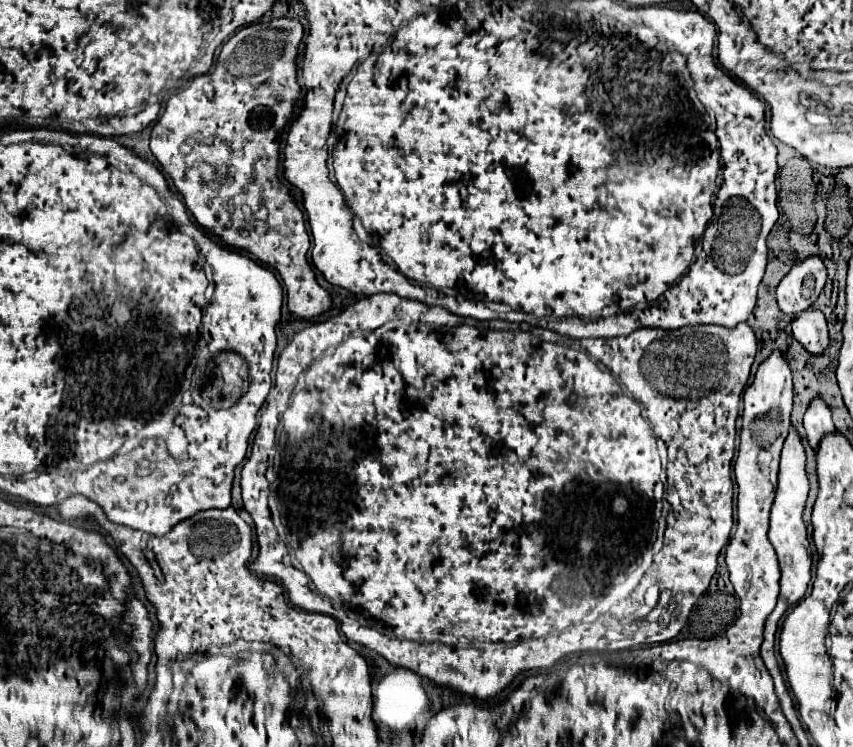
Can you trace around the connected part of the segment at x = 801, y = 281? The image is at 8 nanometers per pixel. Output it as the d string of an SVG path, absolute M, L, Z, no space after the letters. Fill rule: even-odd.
M819 255L797 263L777 287L777 303L783 313L799 313L813 305L827 281L827 267Z

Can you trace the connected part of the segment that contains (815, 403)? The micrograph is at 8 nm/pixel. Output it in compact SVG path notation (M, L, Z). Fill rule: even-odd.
M815 397L807 411L805 411L805 419L803 419L803 425L805 425L805 431L807 431L807 439L809 443L813 445L813 449L817 449L819 445L819 439L831 431L835 431L835 425L831 421L831 409L829 405L821 399L821 397Z

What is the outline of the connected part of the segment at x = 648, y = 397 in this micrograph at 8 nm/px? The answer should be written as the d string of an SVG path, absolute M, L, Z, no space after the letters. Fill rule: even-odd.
M371 295L371 297L365 297L365 299L360 299L360 300L358 300L358 301L357 301L357 303L353 303L353 305L349 305L349 307L347 307L347 309L345 309L345 311L343 311L343 313L339 313L339 315L337 315L337 317L333 317L333 319L327 319L327 321L321 321L321 323L315 323L315 325L311 325L311 327L307 327L307 329L303 329L303 331L299 331L299 333L297 333L297 335L295 335L295 337L293 337L293 341L291 341L291 343L289 343L289 345L287 345L287 347L285 347L285 349L283 349L283 353L281 353L281 357L279 357L279 365L277 365L277 373L275 373L275 385L273 385L273 389L271 389L271 393L269 393L269 397L267 397L267 401L265 401L265 405L263 405L263 407L261 407L261 411L259 411L259 415L257 415L257 431L255 431L255 437L253 437L253 449L251 449L251 457L249 457L249 459L247 459L247 461L245 461L245 465L243 465L243 471L241 471L241 477L243 477L243 479L241 479L241 481L243 481L243 485L241 485L241 487L243 487L243 503L245 503L245 509L247 509L247 511L249 511L249 513L251 513L251 517L253 517L253 521L254 521L254 524L255 524L255 535L257 535L257 557L255 557L255 559L251 559L251 561L249 561L249 569L251 569L251 571L253 571L253 573L257 573L257 575L263 575L263 577L273 577L273 579L277 579L277 581L279 581L279 583L281 583L281 585L283 585L283 587L285 587L285 591L287 591L287 595L289 595L289 601L291 601L291 603L293 603L293 605L295 605L295 607L299 607L299 609L305 609L305 611L317 611L317 613L325 613L325 615L333 615L333 617L335 617L335 609L337 609L337 615L339 615L339 621L341 621L341 619L349 619L349 621L341 621L341 629L343 629L343 633L345 633L345 631L349 631L349 633L345 633L345 635L347 635L347 637L349 637L349 639L351 639L351 641L357 641L357 643L361 643L361 645L365 645L365 647L369 647L369 649L373 649L373 651L377 651L377 653L379 653L379 655L383 655L383 657L385 657L385 659L387 659L387 661L389 661L389 663L391 663L391 665L397 665L397 667L407 667L407 669L411 669L411 671L415 671L415 673L417 673L417 675L421 675L421 677L429 677L429 679L431 679L431 681L433 681L433 683L435 683L435 685L445 685L445 687L451 687L451 689L455 689L455 691L463 691L463 693L467 693L467 695L471 695L471 697L473 697L473 698L475 698L475 699L479 699L479 700L489 700L489 697L495 697L495 695L497 695L497 693L501 693L501 691L503 691L503 689L505 689L505 687L507 687L507 685L509 685L509 683L511 683L511 681L513 681L513 679L515 679L515 675L517 675L517 673L521 673L521 671L527 671L527 669L545 669L545 667L551 667L551 665L553 665L553 663L555 663L555 661L559 661L559 659L561 659L561 657L565 657L565 655L570 655L570 654L572 654L572 653L581 653L581 652L587 652L587 651L588 651L588 652L598 652L598 653L601 653L601 652L605 652L605 651L606 651L606 652L616 652L616 651L620 651L620 650L627 650L627 649L631 649L631 648L632 648L632 649L633 649L633 648L638 648L638 647L640 647L640 646L651 646L651 645L654 645L654 644L659 644L659 643L665 643L665 642L668 642L668 641L671 641L671 639L673 639L673 637L677 637L677 635L679 635L679 631L681 631L681 629L683 629L683 627L685 627L685 623L687 623L687 617L689 617L689 613L691 613L691 609L693 609L693 605L695 605L695 601L697 601L697 597L699 597L699 595L701 595L701 593L703 593L703 591L705 591L705 589L707 589L707 587L709 587L709 583L711 583L711 577L713 577L713 575L715 575L715 571L717 571L717 555L719 555L719 551L721 551L721 549L723 549L723 547L725 547L725 545L727 545L727 541L729 541L729 533L731 533L731 527L733 527L733 526L734 526L734 512L733 512L733 495L734 495L734 493L733 493L733 491L734 491L734 483L733 483L733 479L732 479L732 472L733 472L733 467L732 467L732 462L733 462L733 453L735 453L735 452L736 452L736 436L737 436L737 429L736 429L736 421L737 421L737 415L739 415L739 399L741 399L741 395L743 395L743 389L745 389L745 385L747 385L747 381L749 381L749 371L751 371L751 365L753 365L753 359L755 359L755 353L757 353L757 337L755 337L755 333L753 333L753 329L751 329L751 327L749 327L749 325L747 325L747 323L739 323L739 325L737 325L737 327L733 327L733 329L725 329L725 327L717 327L717 325L695 325L695 327L683 327L683 329L675 329L675 331L665 331L665 329L637 329L637 331L633 331L633 333L631 333L631 335L627 335L627 337L617 337L617 339L571 339L571 337L561 337L561 335L557 335L557 333L553 333L553 331L545 331L545 329L539 329L539 327L529 327L529 325L527 325L527 323L509 323L509 321L475 321L475 319L471 319L471 317L457 317L457 315L453 315L453 313L449 313L449 311L445 311L445 309L441 309L441 307L431 307L431 309L429 309L429 307L425 307L425 305L423 305L423 303L417 303L417 301L411 301L411 299L397 299L397 295ZM633 397L635 397L635 399L637 399L637 401L639 401L639 403L641 403L641 405L643 405L643 407L645 407L645 411L647 411L647 419L651 419L651 427L653 427L653 429L651 429L651 427L649 427L649 421L647 421L647 419L645 419L645 417L643 417L643 407L641 407L641 405L639 405L639 403L637 403L637 401L635 401L635 399L633 399ZM281 411L285 411L285 413L283 413L283 431L281 431L281 437L279 437L279 461L277 461L277 463L275 463L275 481L273 481L273 485L271 485L271 489L273 489L273 491L271 491L271 493L277 493L277 495L281 495L281 503L283 503L283 507L285 507L285 515L289 515L289 513L293 513L293 521L285 521L285 523L283 523L283 525L285 525L285 527L287 527L287 533L285 533L285 539L283 539L283 541L285 541L285 543L283 543L283 541L281 541L281 539L279 539L279 535L277 535L277 529L275 529L275 525L273 525L273 515L271 515L271 511L269 511L269 481L267 481L267 479L265 479L265 471L267 471L267 459L269 459L269 447L277 447L277 427L279 427L279 417L281 417ZM345 427L347 427L347 429L349 429L349 471L345 471ZM657 433L661 433L661 439L663 439L663 441L665 441L665 445L666 445L666 447L667 447L667 458L668 458L668 465L667 465L667 470L666 470L666 476L667 476L667 483L668 483L668 487L667 487L667 488L666 488L666 490L665 490L665 492L664 492L664 495L663 495L663 483L661 483L661 473L657 473L657 469L661 469L661 458L660 458L660 455L659 455L659 451L657 451L657 437L655 437L655 435L657 435ZM619 483L627 483L627 485L625 485L625 487L623 487L623 489L621 489L621 487L619 487ZM663 506L669 506L669 513L668 513L668 515L667 515L667 529L665 529L665 532L664 532L664 537L663 537L663 547L661 547L661 551L657 551L657 552L654 552L654 549L652 549L652 550L649 550L649 549L651 549L651 547L653 547L653 543L655 543L655 541L657 541L657 537L659 537L659 533L657 533L657 525L659 525L659 517L661 517L661 511L663 511ZM655 584L659 584L659 587L661 587L661 589L671 589L671 593L673 593L673 601L671 601L671 605L669 605L669 611L667 611L667 607L663 607L663 609L661 609L661 611L657 611L657 607L653 607L653 611L649 611L649 615L645 615L645 619L637 619L637 611L638 611L638 610L639 610L639 609L640 609L640 608L641 608L641 607L642 607L642 606L643 606L643 605L644 605L644 596L645 596L645 594L646 594L646 593L647 593L647 591L649 591L649 589L651 589L651 587L652 587L652 586L653 586L653 585L655 585Z

